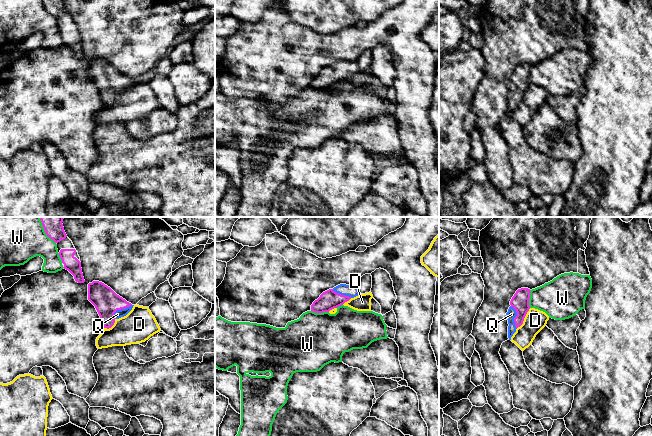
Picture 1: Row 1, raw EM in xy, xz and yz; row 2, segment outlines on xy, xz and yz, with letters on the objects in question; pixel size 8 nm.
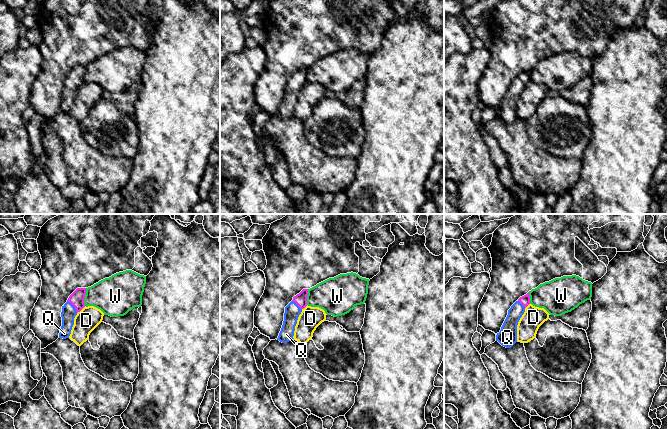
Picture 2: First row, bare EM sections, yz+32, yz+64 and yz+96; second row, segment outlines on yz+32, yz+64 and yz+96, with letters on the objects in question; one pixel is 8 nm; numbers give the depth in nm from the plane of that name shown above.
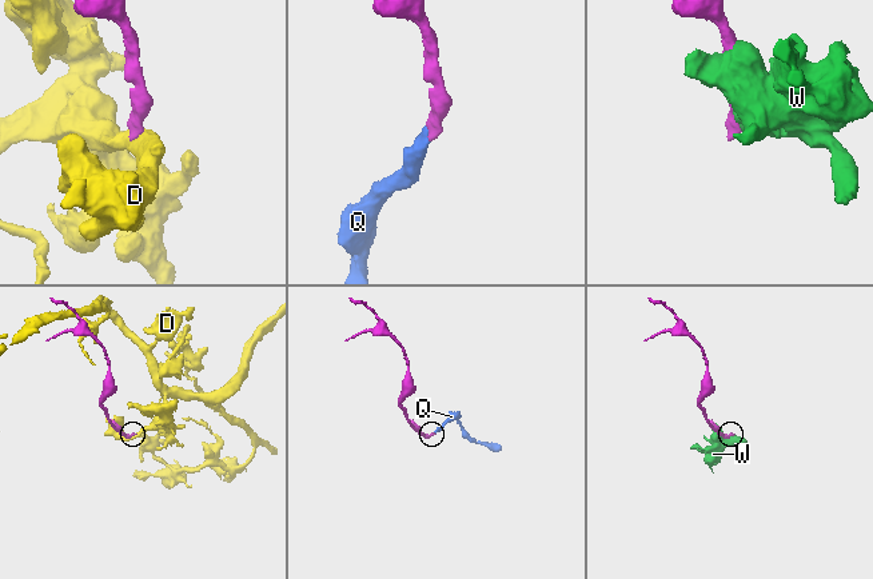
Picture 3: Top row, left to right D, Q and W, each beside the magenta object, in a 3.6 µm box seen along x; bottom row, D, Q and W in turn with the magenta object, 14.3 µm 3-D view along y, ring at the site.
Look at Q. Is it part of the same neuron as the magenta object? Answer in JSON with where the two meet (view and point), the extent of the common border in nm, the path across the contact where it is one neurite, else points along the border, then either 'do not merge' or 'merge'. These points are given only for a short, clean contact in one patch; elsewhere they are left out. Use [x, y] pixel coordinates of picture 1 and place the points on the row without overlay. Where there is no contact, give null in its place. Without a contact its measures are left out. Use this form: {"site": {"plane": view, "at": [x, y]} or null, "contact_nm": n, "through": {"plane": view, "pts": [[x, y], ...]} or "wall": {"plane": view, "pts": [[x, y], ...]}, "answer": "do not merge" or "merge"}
{"site": {"plane": "xy", "at": [120, 85]}, "contact_nm": 180, "through": {"plane": "xy", "pts": [[106, 77], [111, 82], [120, 85], [118, 90]]}, "answer": "merge"}

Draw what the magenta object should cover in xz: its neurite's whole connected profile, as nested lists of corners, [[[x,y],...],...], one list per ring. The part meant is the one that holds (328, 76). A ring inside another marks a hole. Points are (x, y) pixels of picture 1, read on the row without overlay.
[[[340,60],[333,65],[323,68],[311,81],[311,87],[315,89],[329,88],[358,71],[357,62]]]

